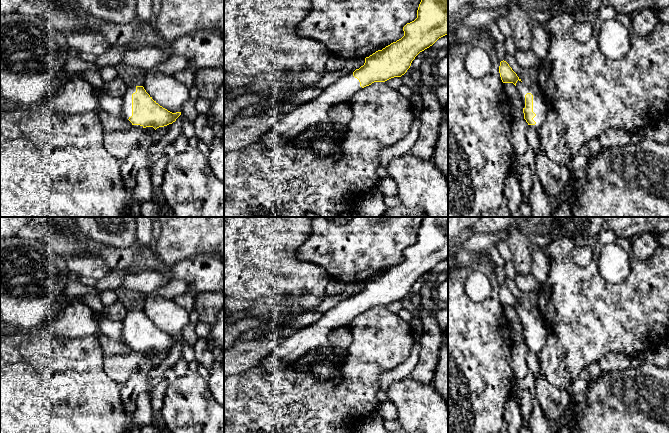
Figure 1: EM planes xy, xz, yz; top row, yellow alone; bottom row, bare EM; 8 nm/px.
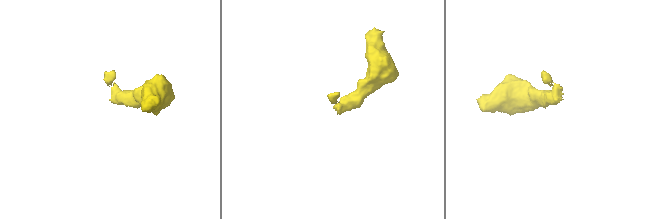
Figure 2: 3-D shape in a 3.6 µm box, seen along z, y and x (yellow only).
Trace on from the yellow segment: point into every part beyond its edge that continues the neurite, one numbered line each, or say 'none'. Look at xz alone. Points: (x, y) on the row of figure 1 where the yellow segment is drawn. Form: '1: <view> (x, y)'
1: xz (308, 114)

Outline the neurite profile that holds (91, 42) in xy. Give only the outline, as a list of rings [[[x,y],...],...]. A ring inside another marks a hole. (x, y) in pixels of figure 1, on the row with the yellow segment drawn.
[[[67,31],[64,32],[68,46],[80,54],[93,54],[100,56],[111,46],[102,35],[96,31]]]

